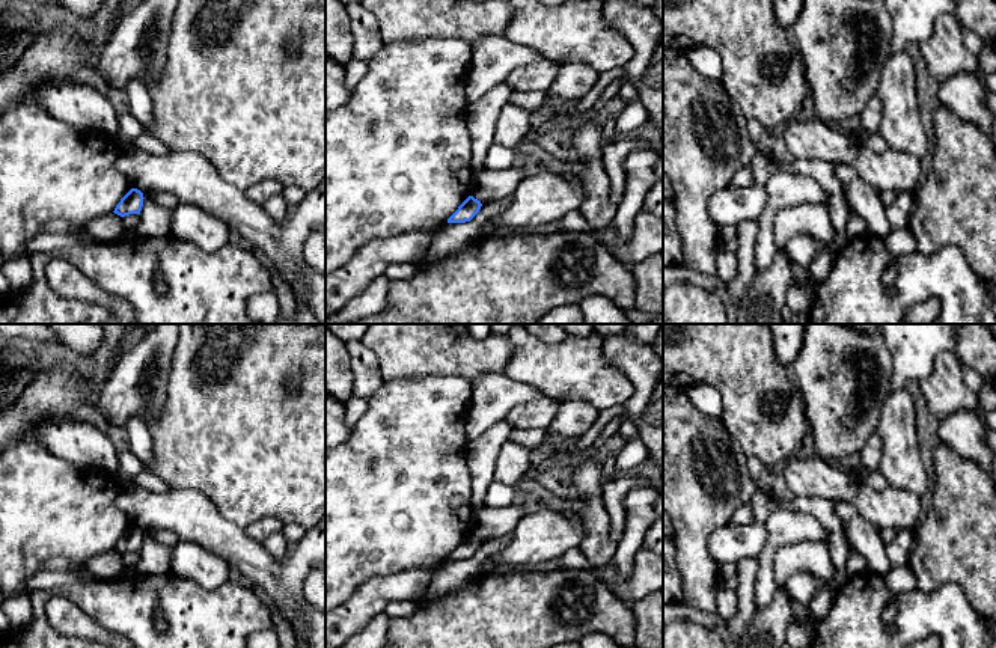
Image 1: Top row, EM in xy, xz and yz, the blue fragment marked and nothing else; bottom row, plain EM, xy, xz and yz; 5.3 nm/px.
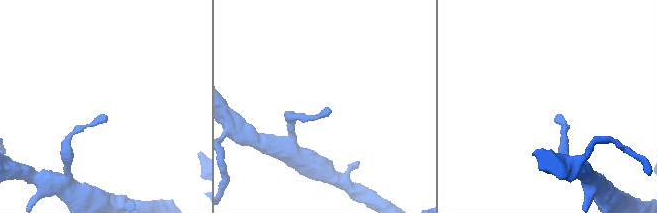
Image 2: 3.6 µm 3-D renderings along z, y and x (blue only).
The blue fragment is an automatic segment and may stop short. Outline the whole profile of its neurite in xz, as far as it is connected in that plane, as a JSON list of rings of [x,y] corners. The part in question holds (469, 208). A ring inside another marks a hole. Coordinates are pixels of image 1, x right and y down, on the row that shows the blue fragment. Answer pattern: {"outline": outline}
{"outline": [[[469,196],[458,209],[448,219],[448,223],[466,223],[470,222],[481,209],[482,203]]]}

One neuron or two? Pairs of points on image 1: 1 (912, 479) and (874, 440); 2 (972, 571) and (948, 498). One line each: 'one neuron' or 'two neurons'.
1: two neurons
2: one neuron

